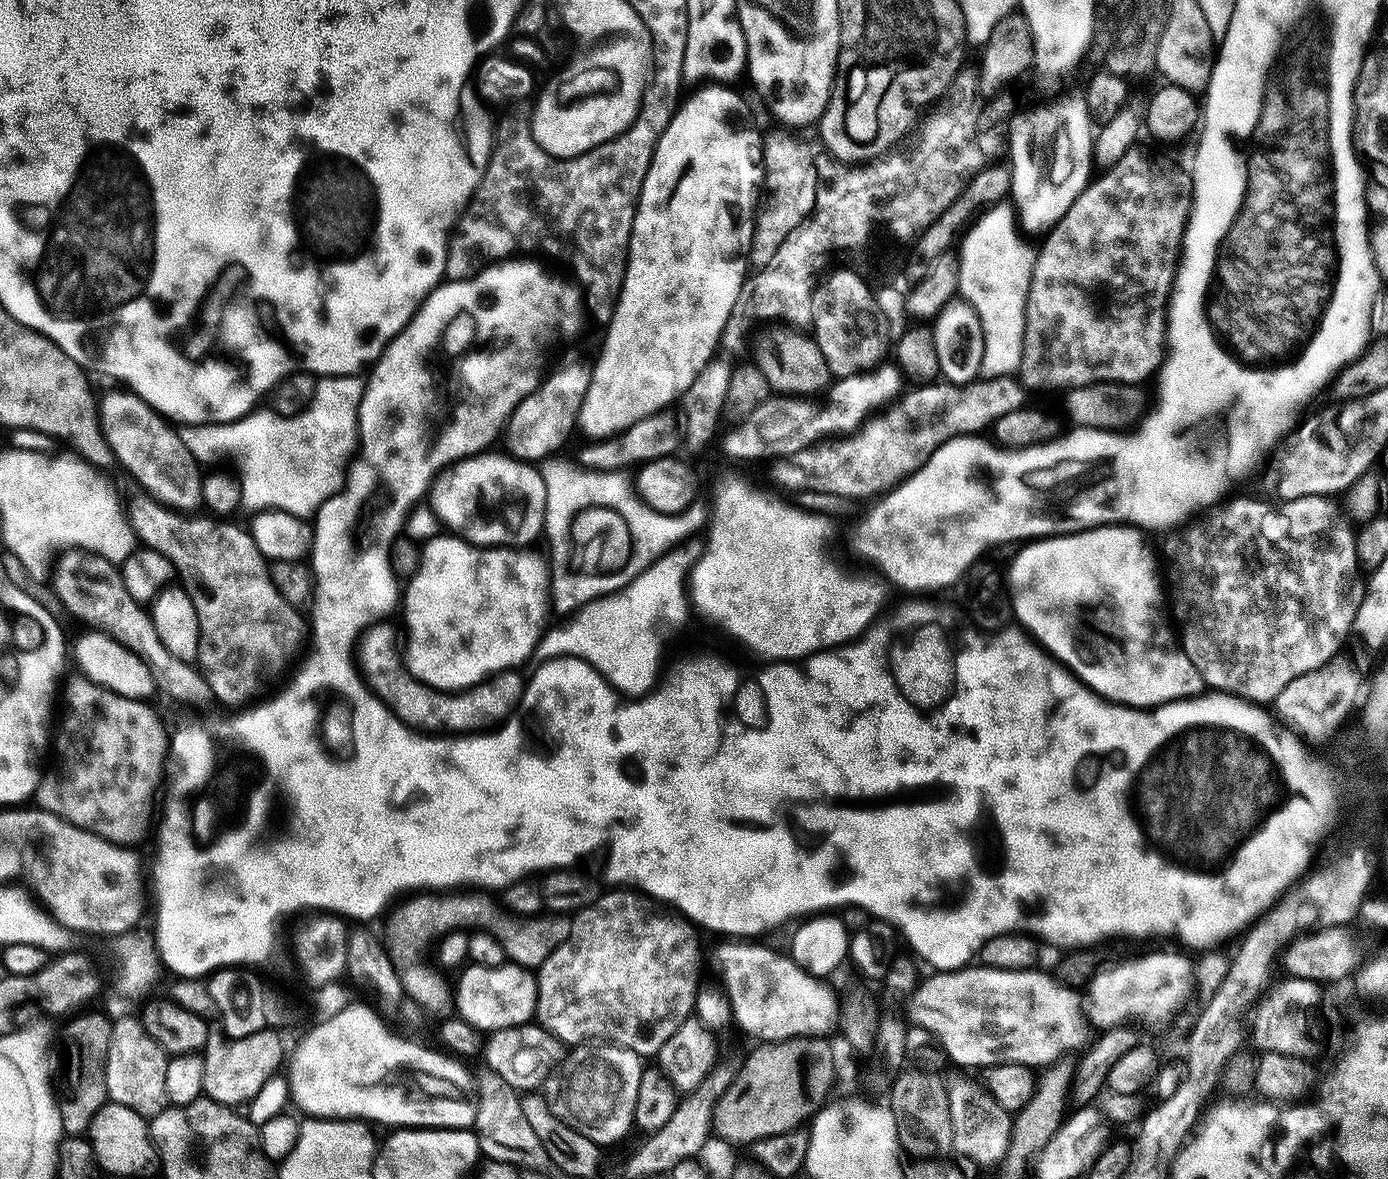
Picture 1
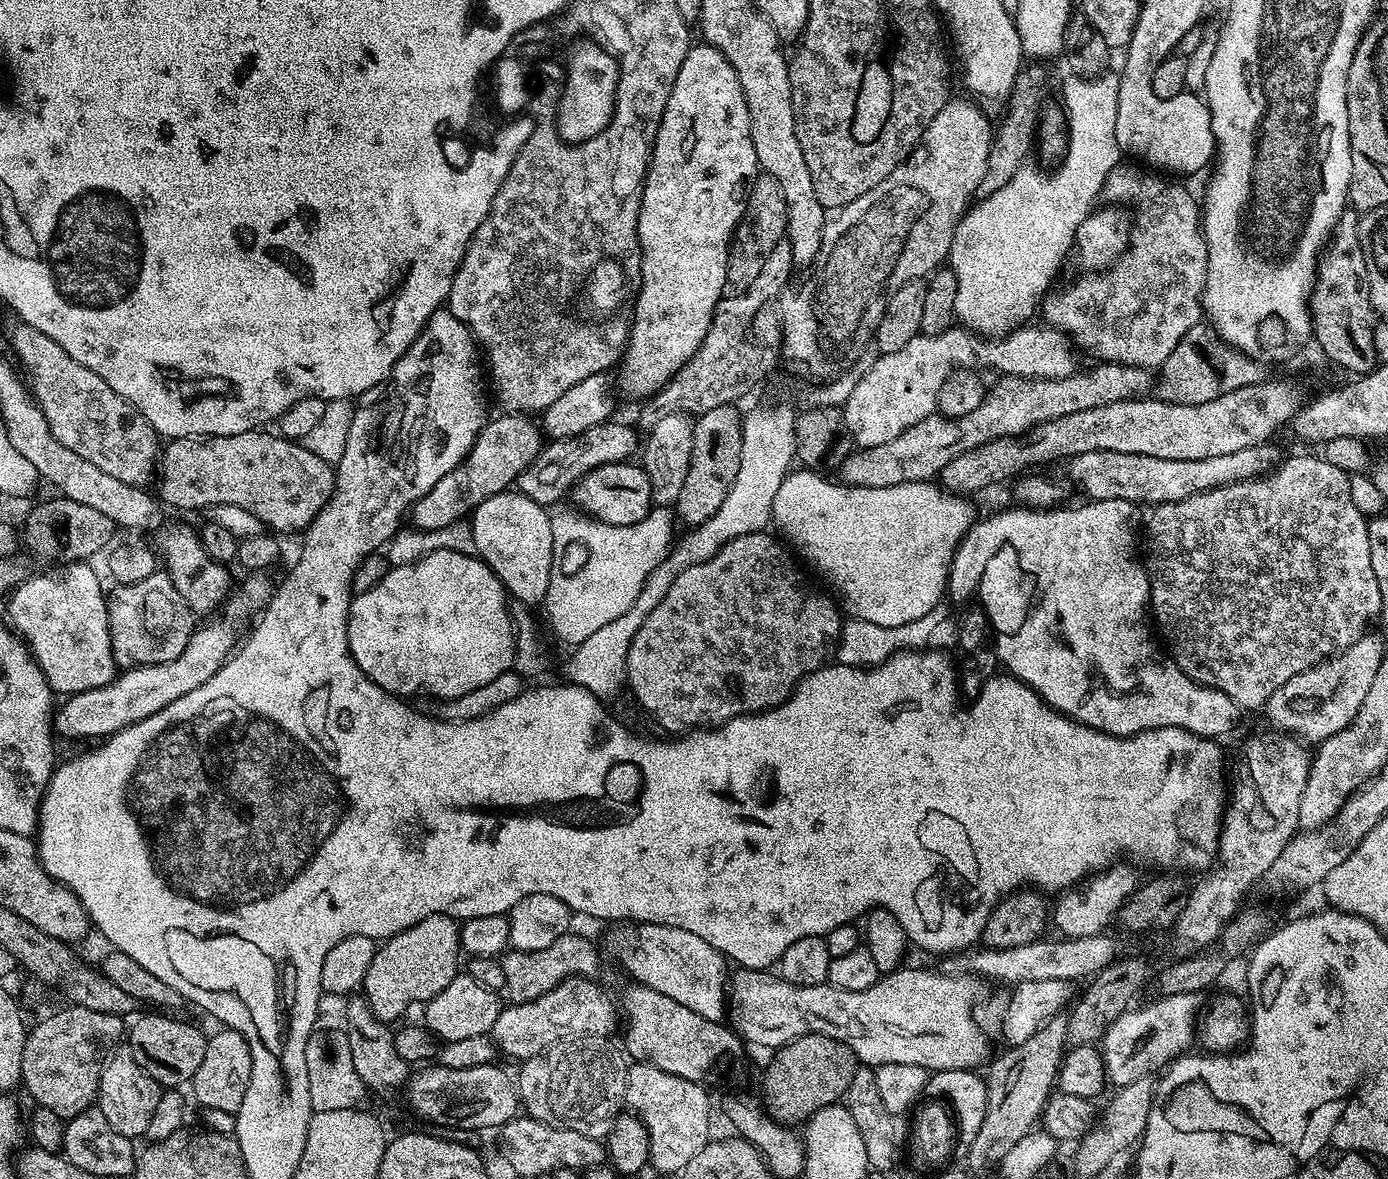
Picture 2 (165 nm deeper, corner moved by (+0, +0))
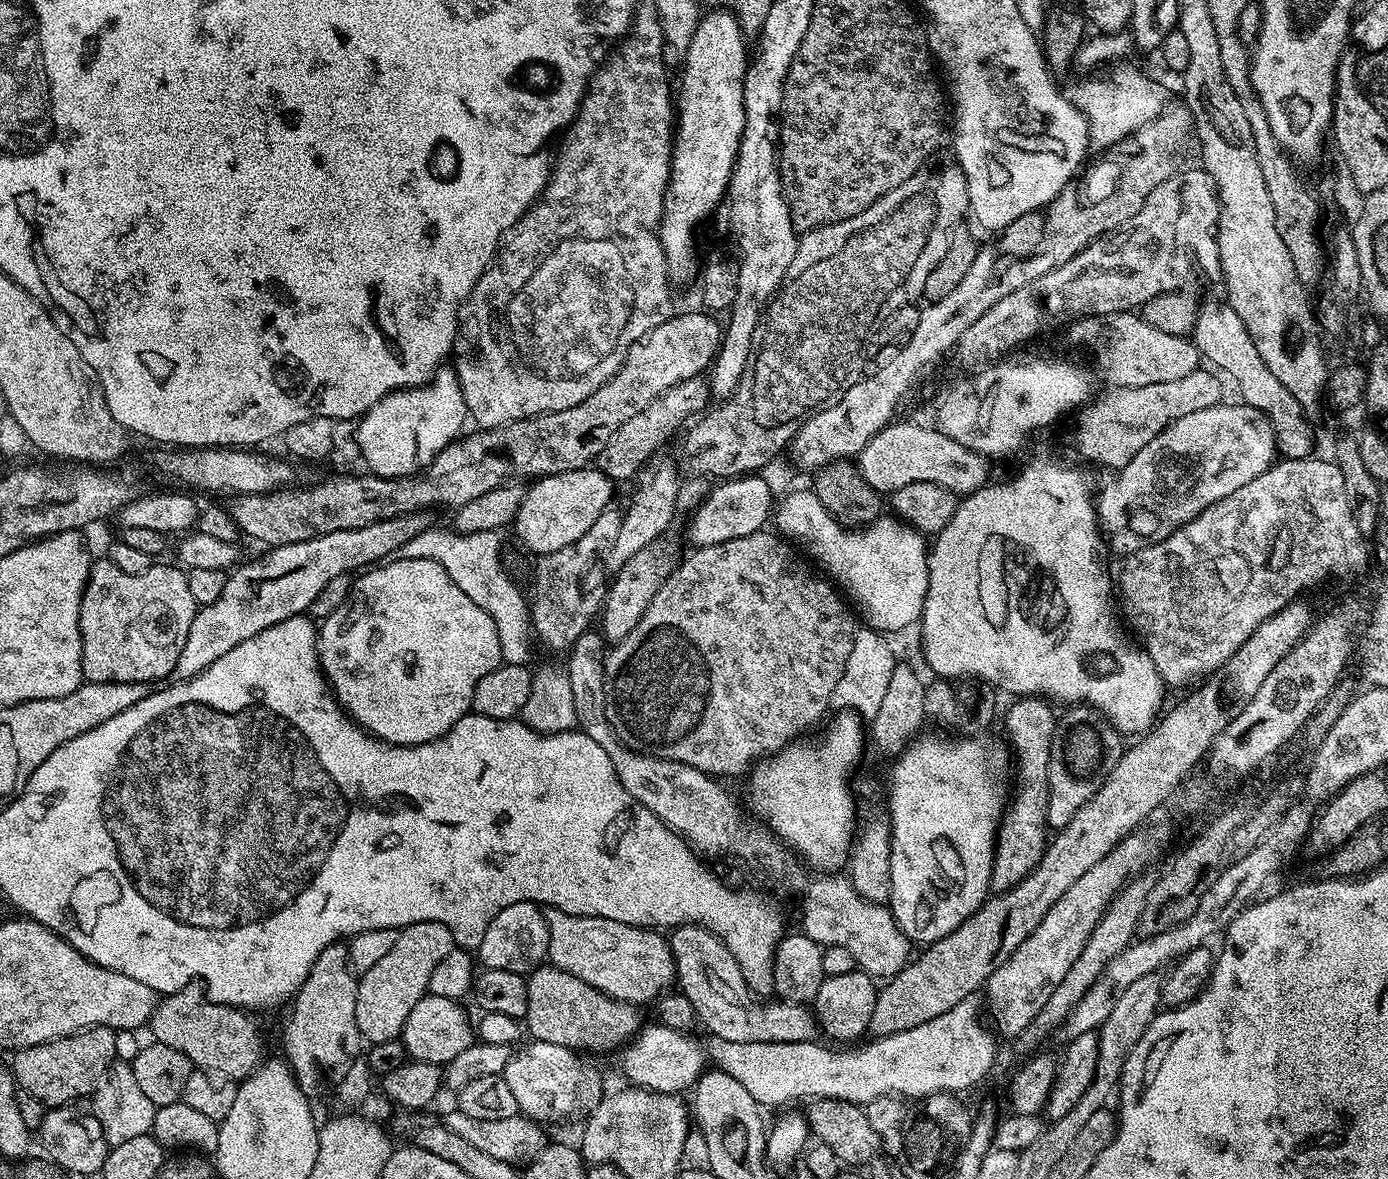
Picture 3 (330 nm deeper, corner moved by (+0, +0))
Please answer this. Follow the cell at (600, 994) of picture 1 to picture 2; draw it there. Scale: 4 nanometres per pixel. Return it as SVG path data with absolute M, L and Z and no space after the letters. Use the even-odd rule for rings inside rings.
M571 976L533 1001L509 1003L501 1007L490 1033L491 1039L503 1055L505 1052L516 1062L523 1062L542 1054L558 1042L572 1040L576 1036L611 1037L618 1012L613 1001L612 1004L608 1001L607 994L600 992L598 985L595 979Z

